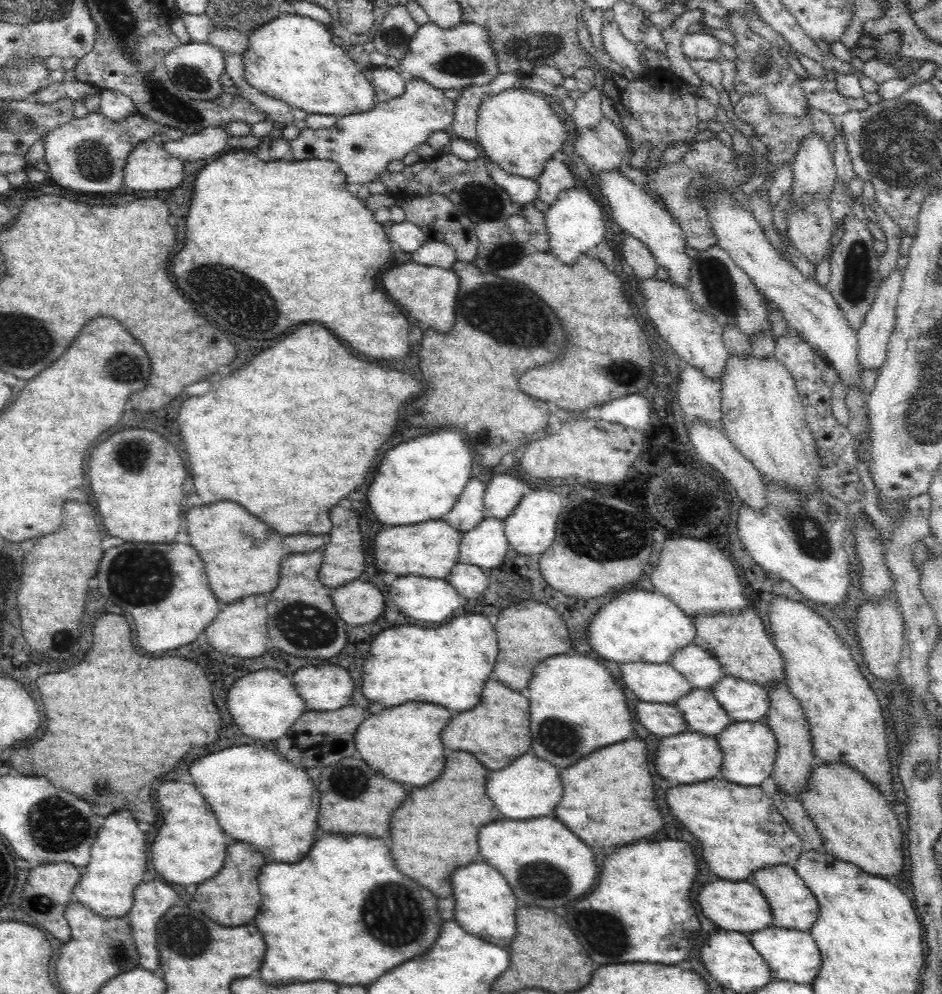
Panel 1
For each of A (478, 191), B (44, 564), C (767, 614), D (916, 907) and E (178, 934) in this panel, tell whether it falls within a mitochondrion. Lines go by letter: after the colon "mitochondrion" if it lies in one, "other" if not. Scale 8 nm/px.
A: mitochondrion
B: other
C: other
D: other
E: mitochondrion

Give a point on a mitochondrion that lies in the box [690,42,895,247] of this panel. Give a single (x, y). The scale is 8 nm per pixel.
(750, 64)

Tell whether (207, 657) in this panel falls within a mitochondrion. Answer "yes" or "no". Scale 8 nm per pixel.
no

